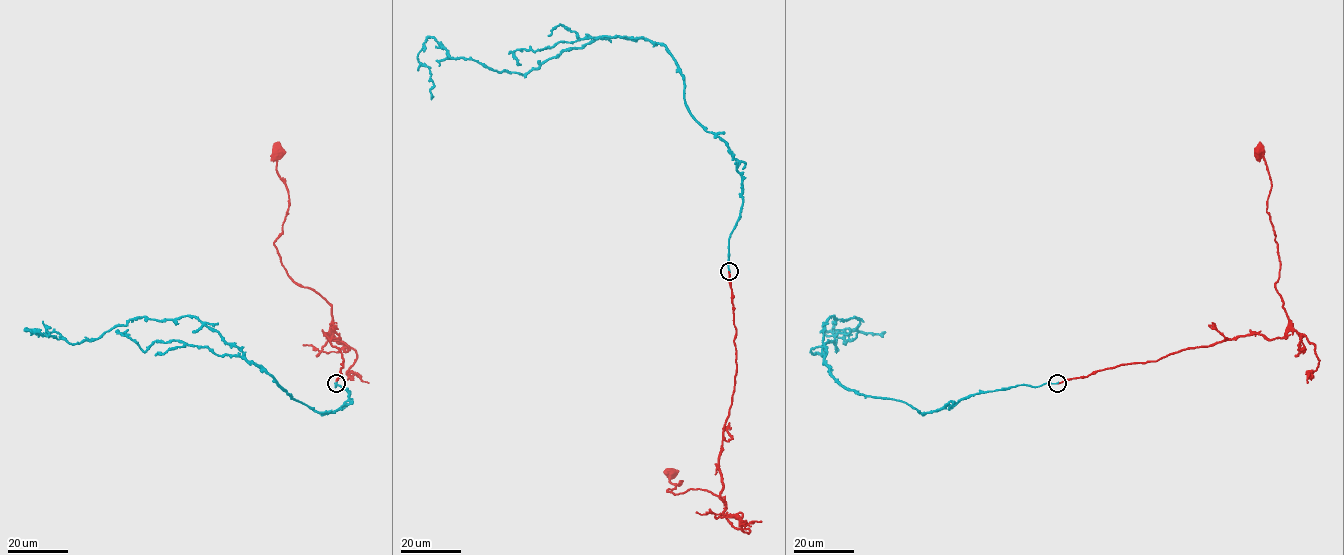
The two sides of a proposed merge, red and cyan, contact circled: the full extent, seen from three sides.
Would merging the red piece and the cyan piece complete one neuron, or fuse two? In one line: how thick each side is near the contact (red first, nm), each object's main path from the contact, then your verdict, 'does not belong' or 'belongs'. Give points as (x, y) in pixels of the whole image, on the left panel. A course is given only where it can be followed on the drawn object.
280 nm thick on the red side, 240 nm on the other; red runs (336, 382), (343, 361), (326, 335), (330, 339), (331, 305), (288, 275), (273, 243), (288, 207), (276, 151); cyan runs (336, 382), (349, 391), (345, 405), (314, 411), (193, 316), (139, 316), (80, 343), (38, 332); does not belong

